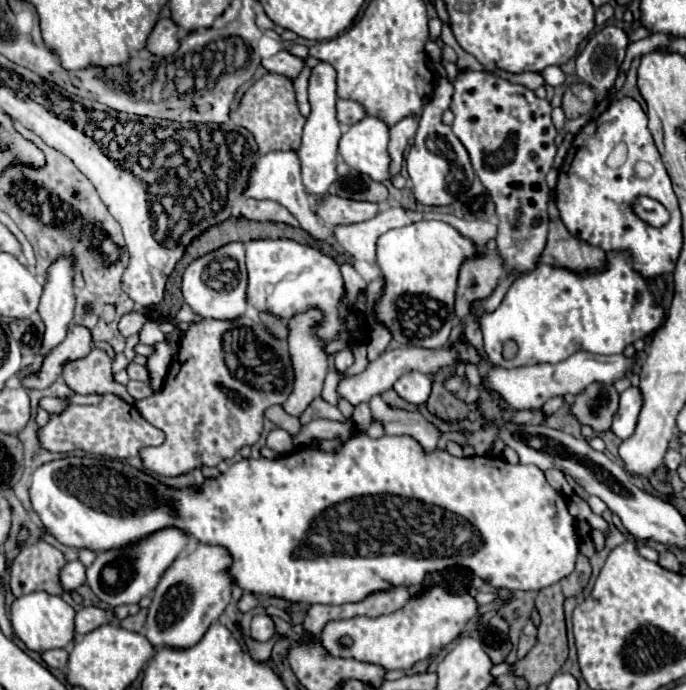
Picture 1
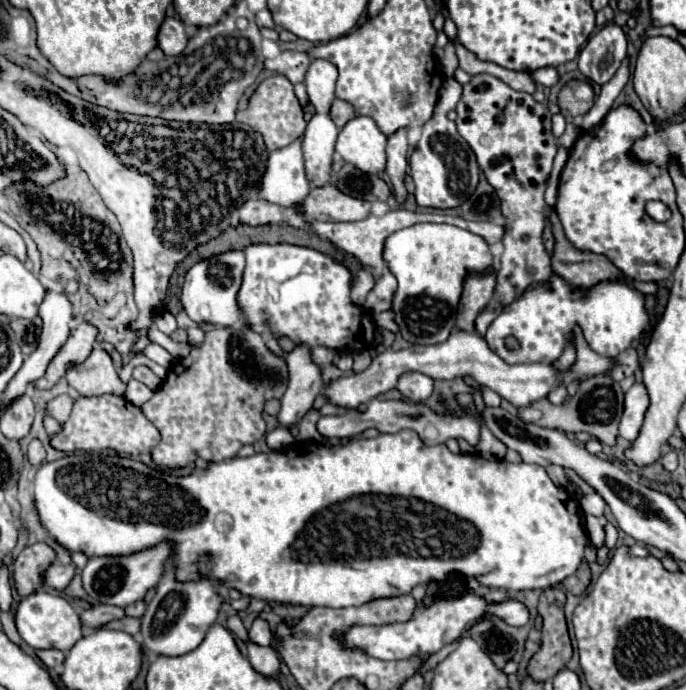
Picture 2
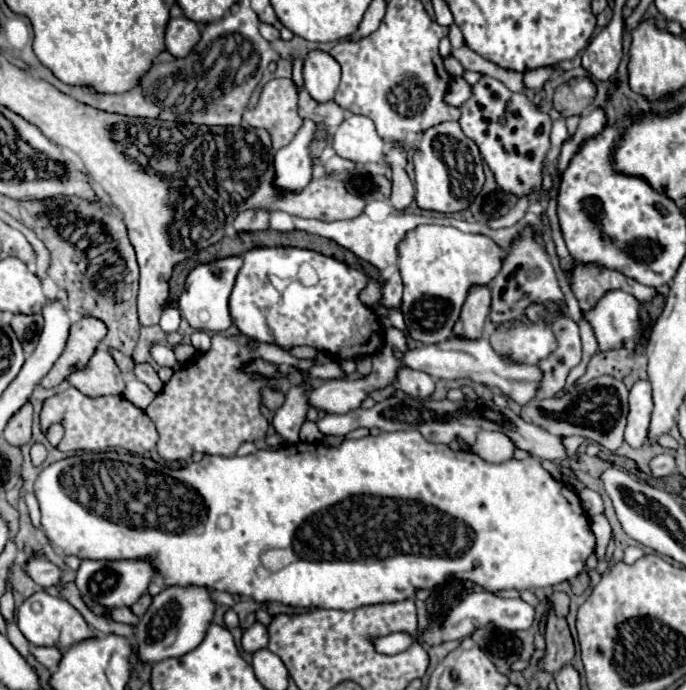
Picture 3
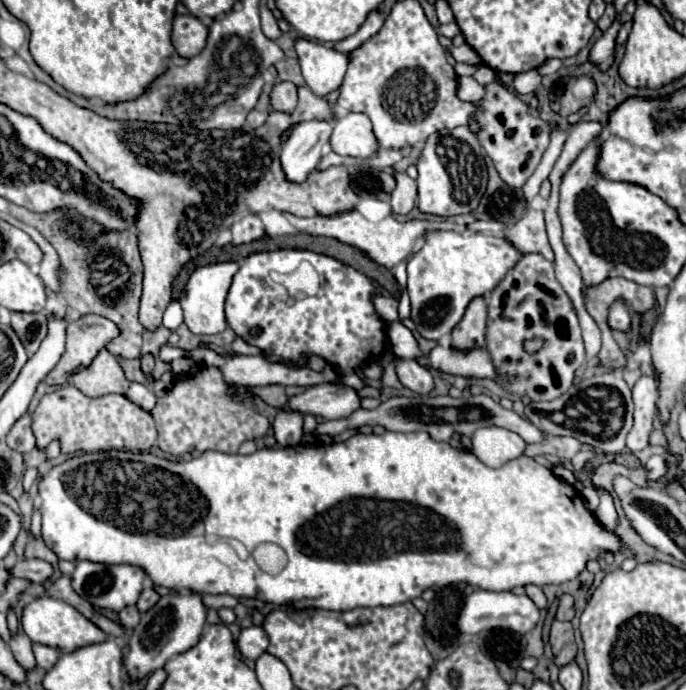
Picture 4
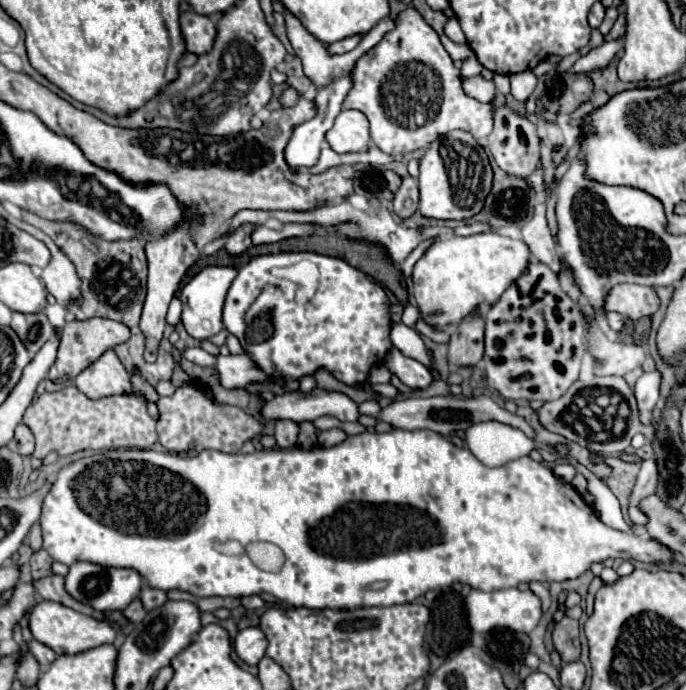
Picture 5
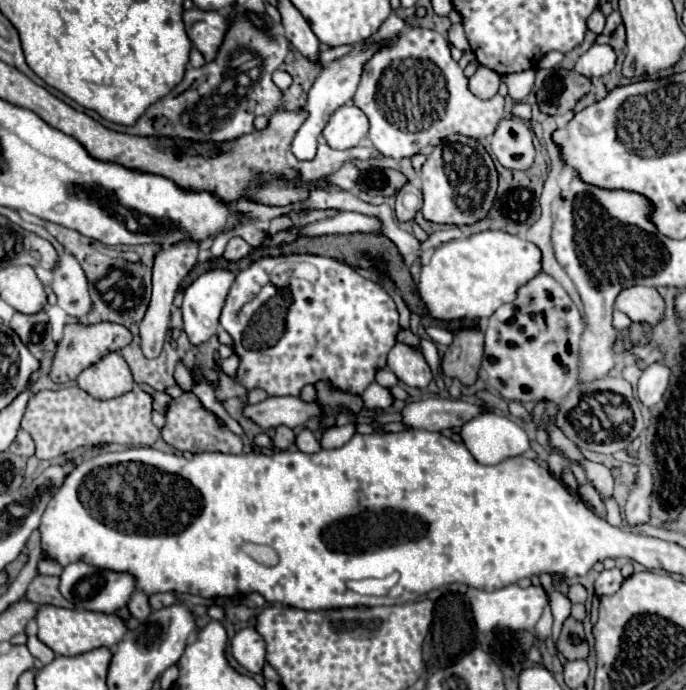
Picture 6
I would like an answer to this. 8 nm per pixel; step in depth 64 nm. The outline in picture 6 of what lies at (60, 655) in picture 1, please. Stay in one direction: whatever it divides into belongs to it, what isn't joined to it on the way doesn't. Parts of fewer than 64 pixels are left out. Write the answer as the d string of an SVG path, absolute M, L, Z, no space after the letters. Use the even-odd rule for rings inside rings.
M30 636L28 638L28 650L30 650L30 654L34 656L34 658L38 658L40 660L40 664L48 664L48 662L52 662L54 660L54 652L46 646L46 644L42 644L36 636Z

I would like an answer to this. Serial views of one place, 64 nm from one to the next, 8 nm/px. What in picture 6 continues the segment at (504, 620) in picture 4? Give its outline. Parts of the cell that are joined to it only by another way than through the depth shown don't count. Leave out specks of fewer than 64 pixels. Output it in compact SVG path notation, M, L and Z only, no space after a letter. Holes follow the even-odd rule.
M518 584L494 590L494 592L484 592L478 588L468 588L468 602L472 606L472 618L478 630L488 632L492 628L510 628L510 630L528 630L532 632L536 622L542 616L544 606L548 604L548 594L544 588L528 586L520 588Z

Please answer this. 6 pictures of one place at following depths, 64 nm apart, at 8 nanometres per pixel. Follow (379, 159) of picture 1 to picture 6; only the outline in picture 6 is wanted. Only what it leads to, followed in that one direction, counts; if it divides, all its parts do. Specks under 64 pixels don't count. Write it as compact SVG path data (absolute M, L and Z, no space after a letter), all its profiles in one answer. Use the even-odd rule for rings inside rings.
M346 104L332 114L322 134L334 150L354 148L368 136L368 118L354 104Z

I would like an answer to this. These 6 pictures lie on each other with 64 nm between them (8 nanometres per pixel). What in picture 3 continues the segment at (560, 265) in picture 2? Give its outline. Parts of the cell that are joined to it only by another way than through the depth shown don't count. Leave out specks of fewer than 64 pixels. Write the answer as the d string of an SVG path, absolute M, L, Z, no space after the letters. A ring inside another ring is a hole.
M574 262L574 270L572 270L568 282L570 282L570 288L576 294L582 310L594 308L598 298L612 288L630 292L640 302L648 302L656 294L656 290L652 286L644 286L644 284L624 276L622 272L616 272L616 270L610 270L604 266L596 266L596 264Z

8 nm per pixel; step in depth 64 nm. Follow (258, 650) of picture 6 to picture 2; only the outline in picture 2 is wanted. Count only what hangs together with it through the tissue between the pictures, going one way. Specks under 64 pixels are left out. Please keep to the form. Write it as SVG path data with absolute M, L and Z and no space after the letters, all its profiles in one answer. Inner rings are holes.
M256 618L256 622L252 624L250 632L248 632L250 640L260 644L260 646L268 646L272 642L272 630L270 630L270 624L262 618Z

